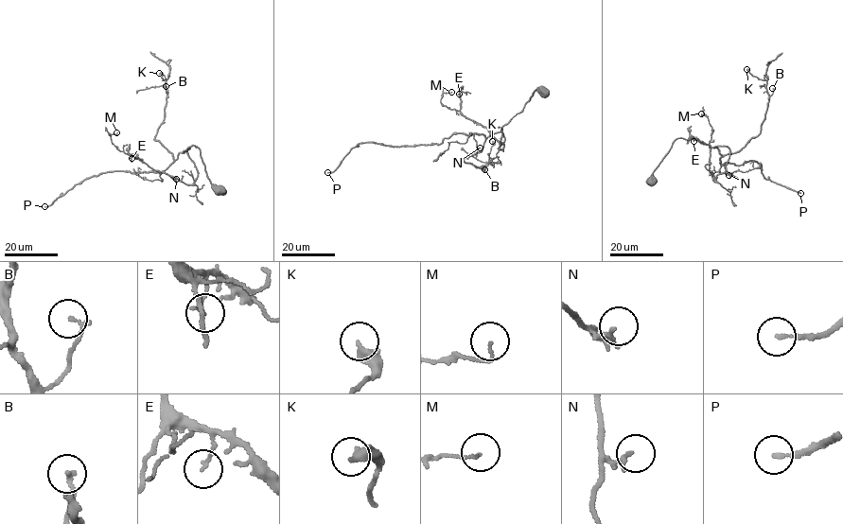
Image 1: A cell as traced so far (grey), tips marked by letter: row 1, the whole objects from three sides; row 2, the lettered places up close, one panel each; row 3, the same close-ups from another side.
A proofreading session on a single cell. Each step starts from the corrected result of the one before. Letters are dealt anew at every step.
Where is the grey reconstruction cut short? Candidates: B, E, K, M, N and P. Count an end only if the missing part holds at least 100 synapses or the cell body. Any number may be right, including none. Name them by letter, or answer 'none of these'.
P

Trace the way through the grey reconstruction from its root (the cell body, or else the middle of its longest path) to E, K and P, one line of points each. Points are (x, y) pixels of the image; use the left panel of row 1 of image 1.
E: (220, 191), (210, 183), (196, 146), (184, 151), (190, 148), (187, 155), (198, 173), (191, 184), (131, 158)
K: (220, 191), (210, 183), (198, 148), (187, 148), (175, 160), (154, 139), (166, 98), (159, 73)
P: (220, 191), (218, 193), (210, 183), (198, 148), (191, 145), (164, 171), (101, 172), (85, 178), (44, 206)

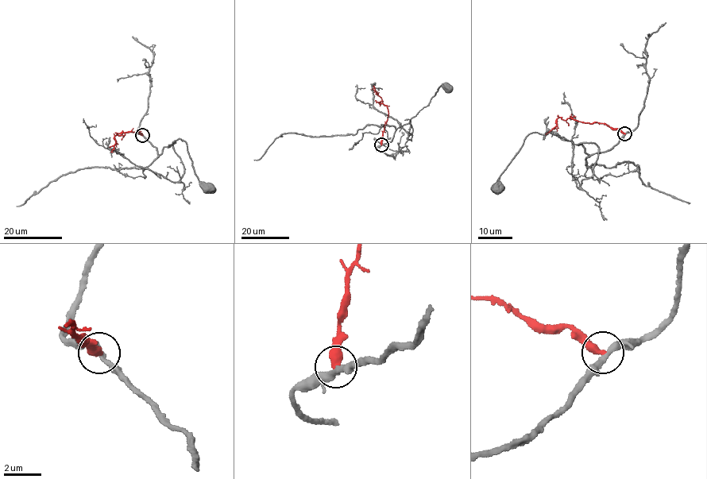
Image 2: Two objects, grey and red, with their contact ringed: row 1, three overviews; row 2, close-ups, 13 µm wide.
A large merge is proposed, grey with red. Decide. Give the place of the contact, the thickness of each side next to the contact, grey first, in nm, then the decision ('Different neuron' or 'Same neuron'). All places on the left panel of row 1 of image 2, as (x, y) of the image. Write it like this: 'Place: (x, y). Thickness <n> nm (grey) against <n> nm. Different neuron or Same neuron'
Place: (142, 135). Thickness 320 nm (grey) against 440 nm. Different neuron

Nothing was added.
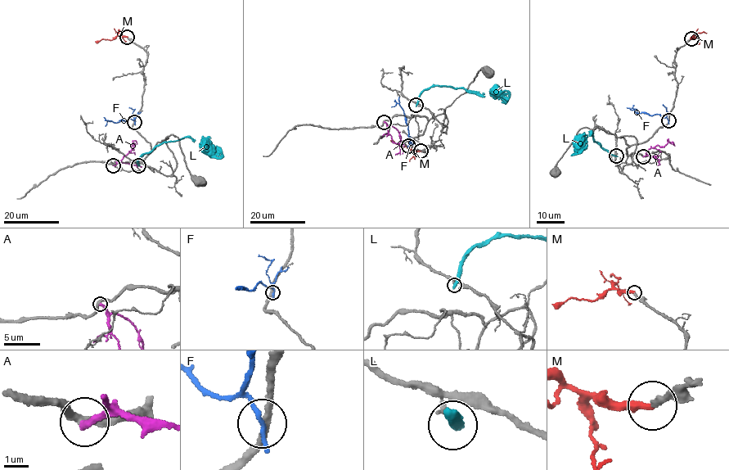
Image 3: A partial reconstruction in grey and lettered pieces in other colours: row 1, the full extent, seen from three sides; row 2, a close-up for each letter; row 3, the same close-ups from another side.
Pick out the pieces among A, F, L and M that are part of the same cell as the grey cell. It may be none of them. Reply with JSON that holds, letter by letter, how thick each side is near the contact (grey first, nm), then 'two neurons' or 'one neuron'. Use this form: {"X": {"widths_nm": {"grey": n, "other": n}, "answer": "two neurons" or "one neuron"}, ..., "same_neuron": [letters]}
{"A": {"widths_nm": {"grey": 320, "other": 280}, "answer": "two neurons"}, "F": {"widths_nm": {"grey": 280, "other": 240}, "answer": "two neurons"}, "L": {"widths_nm": {"grey": 140, "other": 400}, "answer": "two neurons"}, "M": {"widths_nm": {"grey": 200, "other": 300}, "answer": "one neuron"}, "same_neuron": ["M"]}

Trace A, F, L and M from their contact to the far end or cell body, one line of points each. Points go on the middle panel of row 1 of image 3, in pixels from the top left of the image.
A: (384, 122), (398, 133), (402, 153)
F: (408, 146), (404, 111), (398, 103), (391, 106)
L: (416, 105), (419, 96), (435, 85), (465, 88), (481, 95), (510, 92)
M: (420, 151), (399, 146), (390, 140)

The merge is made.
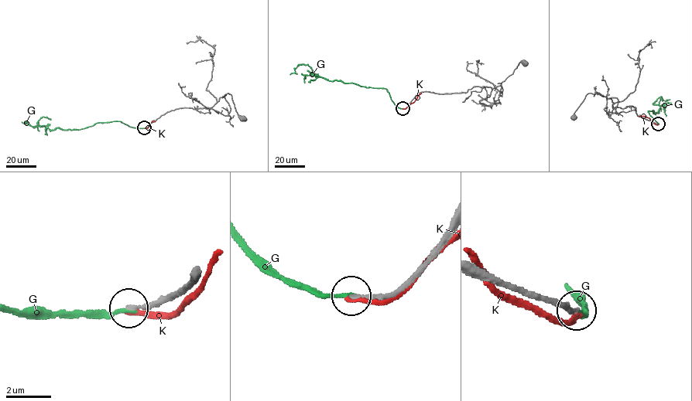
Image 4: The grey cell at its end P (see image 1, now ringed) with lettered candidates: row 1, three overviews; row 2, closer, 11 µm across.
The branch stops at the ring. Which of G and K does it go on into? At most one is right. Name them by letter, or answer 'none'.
G

